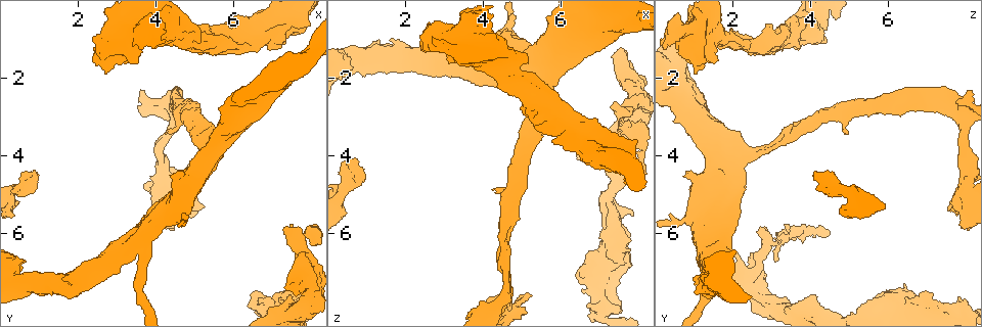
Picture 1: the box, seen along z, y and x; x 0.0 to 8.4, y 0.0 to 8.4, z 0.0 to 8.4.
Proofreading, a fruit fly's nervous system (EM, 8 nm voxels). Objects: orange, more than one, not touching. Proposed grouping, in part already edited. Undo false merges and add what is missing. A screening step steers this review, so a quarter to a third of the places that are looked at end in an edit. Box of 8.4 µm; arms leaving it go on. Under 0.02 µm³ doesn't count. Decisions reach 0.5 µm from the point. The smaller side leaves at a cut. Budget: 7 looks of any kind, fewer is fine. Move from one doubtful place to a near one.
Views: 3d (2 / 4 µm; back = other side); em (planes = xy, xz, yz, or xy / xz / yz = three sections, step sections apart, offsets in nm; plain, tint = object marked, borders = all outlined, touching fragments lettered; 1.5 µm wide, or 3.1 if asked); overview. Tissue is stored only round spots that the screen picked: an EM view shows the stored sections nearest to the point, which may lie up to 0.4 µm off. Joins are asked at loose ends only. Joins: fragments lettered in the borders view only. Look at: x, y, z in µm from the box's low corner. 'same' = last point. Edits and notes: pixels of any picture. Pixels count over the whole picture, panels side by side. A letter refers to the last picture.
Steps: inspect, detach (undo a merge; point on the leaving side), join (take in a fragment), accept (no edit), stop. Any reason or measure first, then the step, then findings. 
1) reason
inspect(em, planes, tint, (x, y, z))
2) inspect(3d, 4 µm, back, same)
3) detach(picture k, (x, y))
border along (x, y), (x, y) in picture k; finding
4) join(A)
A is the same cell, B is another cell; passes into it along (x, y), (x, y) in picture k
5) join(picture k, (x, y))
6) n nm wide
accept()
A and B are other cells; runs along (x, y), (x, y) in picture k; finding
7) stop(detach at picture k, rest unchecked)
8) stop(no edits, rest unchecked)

abrupt turn
inspect(em, planes, borders, (7.90, 7.15, 2.40))

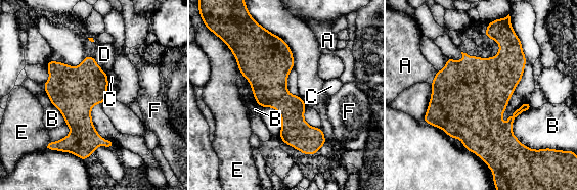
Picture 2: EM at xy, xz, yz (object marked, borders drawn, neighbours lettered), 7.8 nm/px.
accept()
A, B, C, D, E and F are other cells; border along (529, 106), (513, 123), (526, 147) in picture 2; one cell here

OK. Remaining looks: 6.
branch stops here
inspect(em, planes, borders, (5.65, 0.90, 2.30))

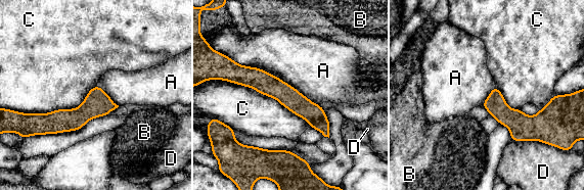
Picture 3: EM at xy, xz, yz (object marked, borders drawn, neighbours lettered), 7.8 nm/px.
160 nm wide
accept()
A, B, C and D are other cells; runs along (234, 79), (278, 89), (326, 134) in picture 3; none of them fits

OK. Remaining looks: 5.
free end
inspect(em, yz, step 4, borders, (4.25, 3.45, 4.90))

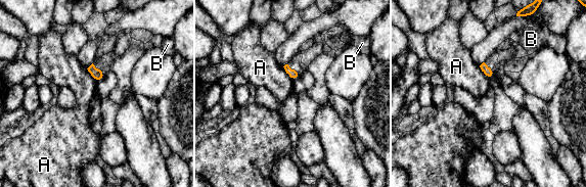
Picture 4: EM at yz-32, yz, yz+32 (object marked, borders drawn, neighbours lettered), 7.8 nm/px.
inspect(em, planes, borders, same)

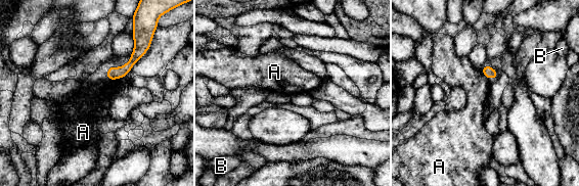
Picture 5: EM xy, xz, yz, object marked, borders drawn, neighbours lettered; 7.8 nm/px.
accept()
A and B are other cells; border along (126, 75), (108, 81) in picture 5; no lettered fragment goes on from it

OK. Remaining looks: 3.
stop(no edits, rest unchecked)

